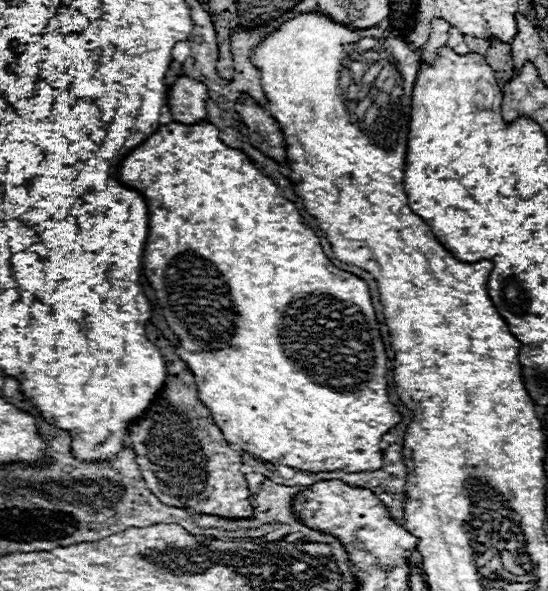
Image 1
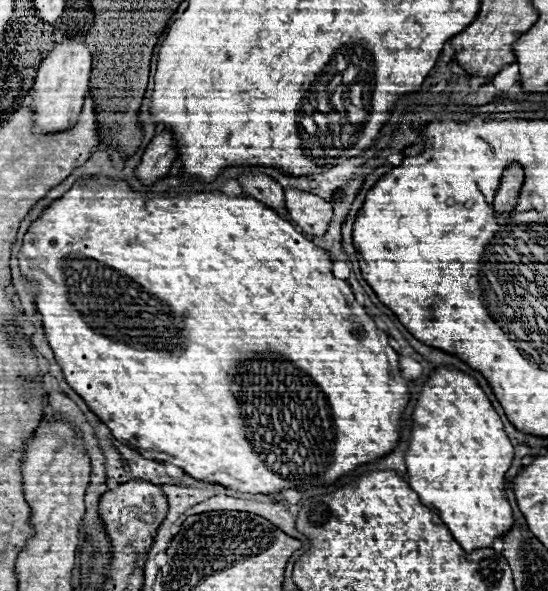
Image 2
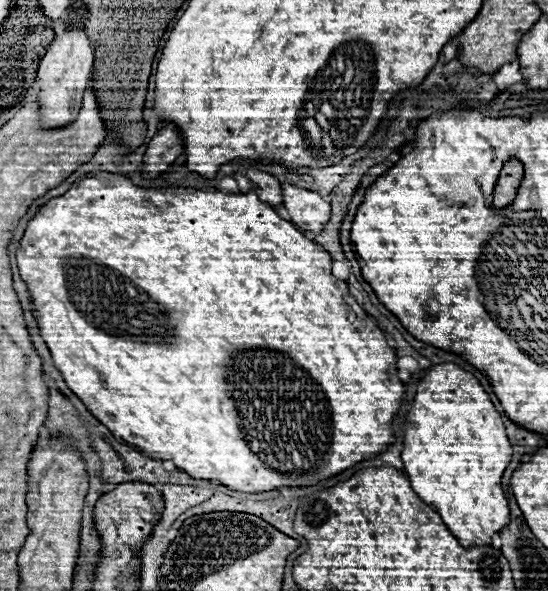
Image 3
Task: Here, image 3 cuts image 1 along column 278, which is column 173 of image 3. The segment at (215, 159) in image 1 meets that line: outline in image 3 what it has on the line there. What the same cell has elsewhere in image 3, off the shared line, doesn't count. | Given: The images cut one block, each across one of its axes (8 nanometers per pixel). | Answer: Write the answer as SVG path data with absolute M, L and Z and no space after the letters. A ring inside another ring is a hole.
M92 172L88 174L84 180L80 180L78 186L72 186L66 194L52 198L48 204L44 204L36 218L28 222L28 228L24 232L24 238L20 240L20 248L16 250L16 260L18 260L18 268L20 268L20 276L22 280L28 284L28 290L32 294L32 306L34 306L34 314L38 314L38 326L40 326L40 334L46 340L54 364L56 368L62 372L68 388L86 404L86 408L90 408L90 412L94 412L94 416L98 416L98 420L102 420L102 424L106 424L106 428L110 428L110 432L134 446L138 452L142 452L148 458L158 458L158 460L172 460L182 472L198 478L198 480L216 480L224 486L228 486L230 490L238 490L238 492L270 492L270 490L278 490L282 486L314 486L326 478L332 478L348 468L352 468L356 462L364 462L370 460L382 452L388 450L388 446L394 444L394 432L392 432L392 422L404 402L404 382L401 381L396 372L396 354L394 348L390 348L386 344L386 336L384 332L376 326L376 322L366 314L366 310L350 296L348 284L344 280L338 280L332 276L332 258L330 254L314 244L312 240L308 240L300 230L296 230L296 226L284 218L280 218L276 214L274 208L270 208L268 204L260 202L254 194L222 194L222 192L200 192L200 196L190 194L184 188L156 188L156 190L146 190L146 188L136 188L132 184L130 178L126 176L116 176L116 174L108 174L108 172Z

